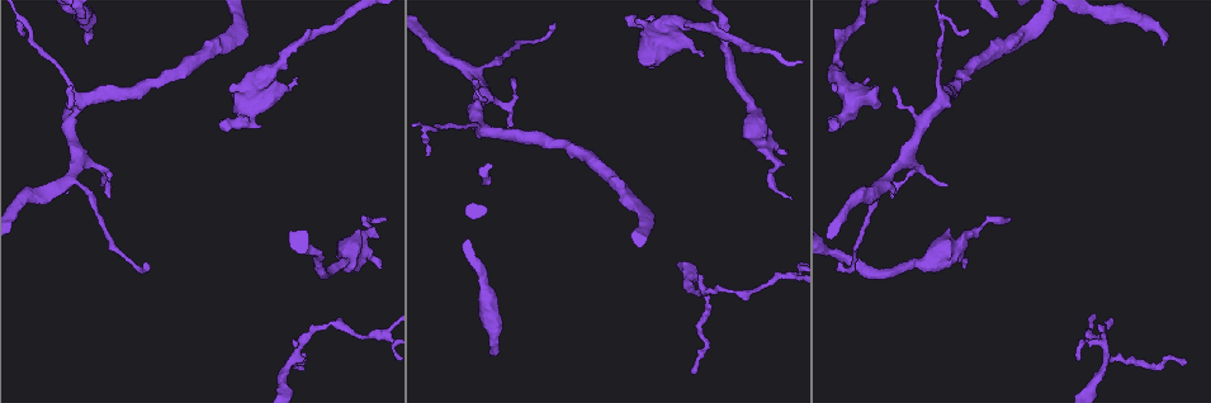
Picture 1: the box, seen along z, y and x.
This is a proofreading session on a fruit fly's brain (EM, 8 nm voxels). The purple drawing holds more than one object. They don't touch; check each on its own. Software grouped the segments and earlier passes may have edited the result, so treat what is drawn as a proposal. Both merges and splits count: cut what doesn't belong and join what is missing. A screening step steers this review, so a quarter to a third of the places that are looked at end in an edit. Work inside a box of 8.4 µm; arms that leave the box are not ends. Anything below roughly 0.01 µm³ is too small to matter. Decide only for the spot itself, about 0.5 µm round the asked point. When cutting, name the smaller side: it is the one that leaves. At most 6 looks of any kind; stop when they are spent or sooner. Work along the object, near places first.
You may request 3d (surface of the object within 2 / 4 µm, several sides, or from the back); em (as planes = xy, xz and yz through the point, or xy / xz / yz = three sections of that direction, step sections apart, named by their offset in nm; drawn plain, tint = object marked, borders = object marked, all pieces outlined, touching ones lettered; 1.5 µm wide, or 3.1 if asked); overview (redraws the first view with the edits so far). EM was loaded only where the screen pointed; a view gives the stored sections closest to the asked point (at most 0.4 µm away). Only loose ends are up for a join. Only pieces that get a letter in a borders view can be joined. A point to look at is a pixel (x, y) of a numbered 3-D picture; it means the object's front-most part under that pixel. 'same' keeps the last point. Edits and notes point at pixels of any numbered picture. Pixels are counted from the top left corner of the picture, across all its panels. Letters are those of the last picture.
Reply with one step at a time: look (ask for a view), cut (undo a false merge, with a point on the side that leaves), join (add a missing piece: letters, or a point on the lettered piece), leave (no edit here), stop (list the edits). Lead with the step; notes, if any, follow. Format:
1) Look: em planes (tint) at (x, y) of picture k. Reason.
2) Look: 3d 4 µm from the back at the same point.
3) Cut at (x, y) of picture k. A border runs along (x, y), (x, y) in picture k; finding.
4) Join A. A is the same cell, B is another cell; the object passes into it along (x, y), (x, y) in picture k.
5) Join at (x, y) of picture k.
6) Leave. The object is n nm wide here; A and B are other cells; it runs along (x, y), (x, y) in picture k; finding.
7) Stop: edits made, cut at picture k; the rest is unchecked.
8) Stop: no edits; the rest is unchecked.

Look: em yz step 4 (borders) at (703, 55) of picture 1. Free end.

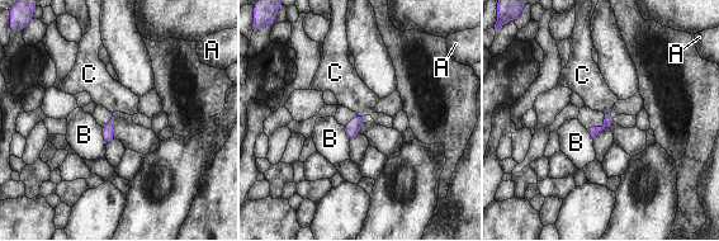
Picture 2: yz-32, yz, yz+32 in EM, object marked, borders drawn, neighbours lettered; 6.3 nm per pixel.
Leave. A, B and C are other cells; a border runs along (356, 113), (363, 116) in picture 2; no lettered piece goes on from it.

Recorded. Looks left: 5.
Look: em xy step 4 (tint) at (494, 350) of picture 1. Free end.

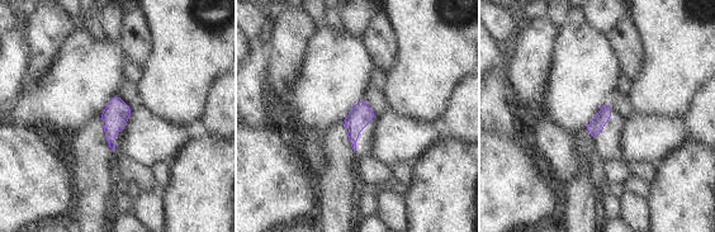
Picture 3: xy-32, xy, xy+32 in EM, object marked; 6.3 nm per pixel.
Look: em planes (borders) at the same point.

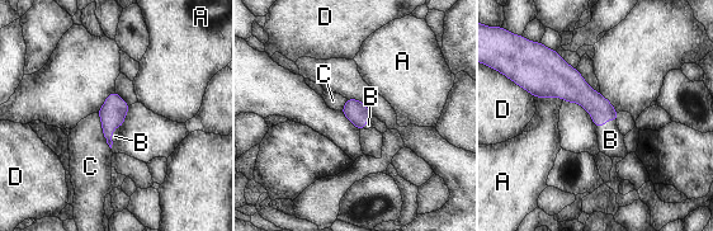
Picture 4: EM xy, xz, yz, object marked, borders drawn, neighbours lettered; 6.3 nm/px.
Join B. B is the same cell, A, C and D are other cells; the object passes into it along (600, 109), (605, 122), (610, 140) in picture 4; it goes on there.

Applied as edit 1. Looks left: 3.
Look: overview.

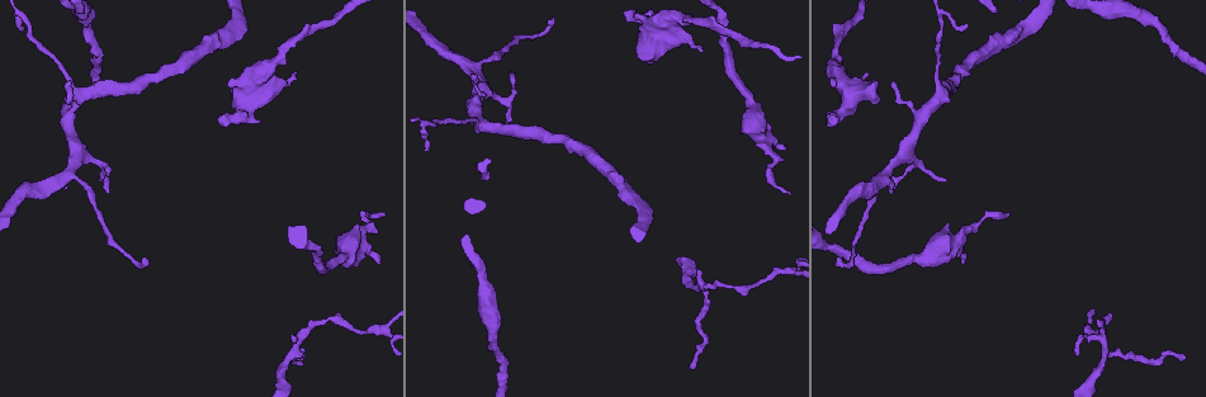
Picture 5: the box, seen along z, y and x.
Look: 3d 4 µm at (1104, 351) of picture 5. Branch point.

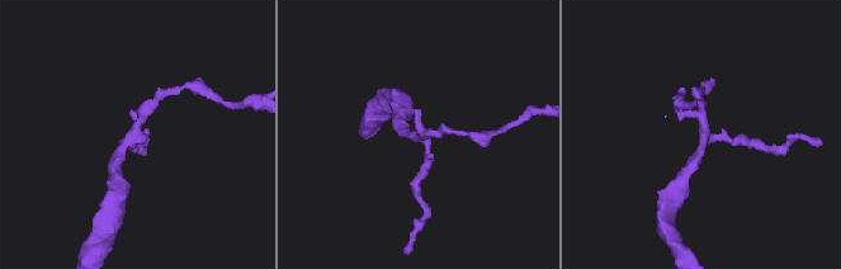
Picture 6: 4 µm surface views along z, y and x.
Look: em planes (borders) at (136, 136) of picture 6. 3 arms meet here.

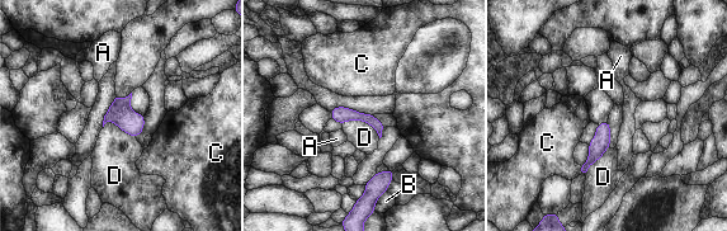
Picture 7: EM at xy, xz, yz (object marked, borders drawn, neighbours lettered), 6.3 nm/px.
Leave. The object is 100 nm wide here; A, B, C and D are other cells; a border runs along (343, 123), (367, 122), (379, 137) in picture 7; all the same neuron.

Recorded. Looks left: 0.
Stop: edits made, join at picture 4; the rest is unchecked.

